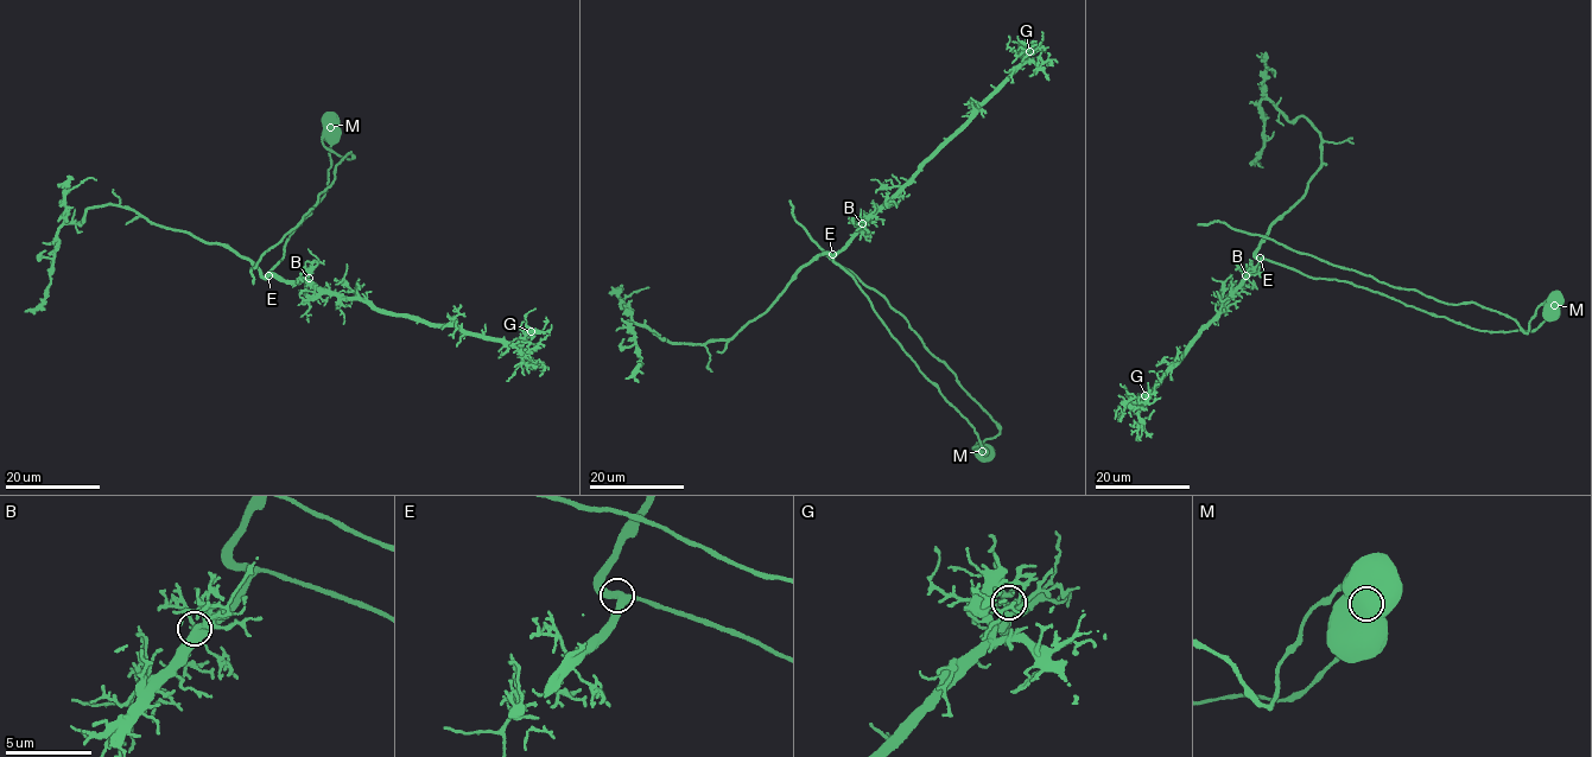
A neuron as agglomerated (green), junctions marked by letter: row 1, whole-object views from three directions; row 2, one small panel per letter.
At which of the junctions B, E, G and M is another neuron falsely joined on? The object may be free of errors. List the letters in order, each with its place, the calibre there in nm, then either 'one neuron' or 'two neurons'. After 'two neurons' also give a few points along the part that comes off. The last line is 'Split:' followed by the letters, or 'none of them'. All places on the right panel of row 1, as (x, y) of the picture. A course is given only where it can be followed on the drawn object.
B: at (1245, 275); 460 nm thick; one neuron
E: at (1260, 258); 440 nm thick; one neuron
G: at (1145, 395); 320 nm thick; one neuron
M: at (1554, 305); 1350 nm thick; two neurons; foreign part runs (1553, 305), (1548, 301), (1536, 309), (1526, 332), (1508, 317), (1475, 303), (1439, 301), (1223, 223), (1197, 223)
Split: M

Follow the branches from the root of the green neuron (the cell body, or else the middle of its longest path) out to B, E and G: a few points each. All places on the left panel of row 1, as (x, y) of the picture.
B: (331, 134), (333, 161), (325, 195), (290, 236), (281, 260), (267, 274), (296, 281), (309, 278)
E: (331, 134), (333, 161), (325, 195), (290, 236), (284, 258), (268, 275)
G: (331, 134), (333, 161), (325, 195), (290, 236), (284, 258), (267, 274), (514, 344), (531, 331)

